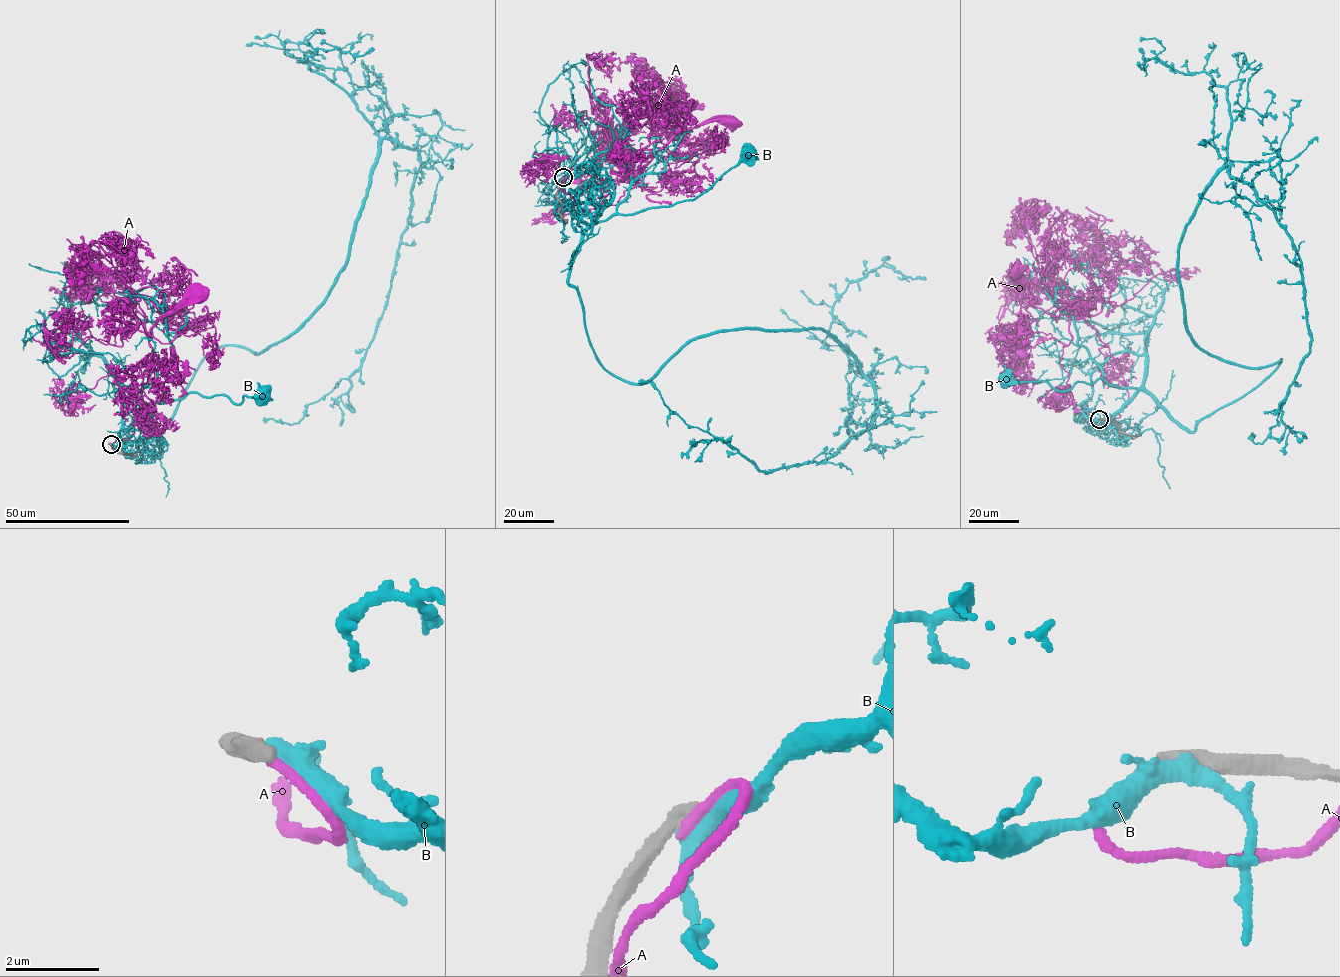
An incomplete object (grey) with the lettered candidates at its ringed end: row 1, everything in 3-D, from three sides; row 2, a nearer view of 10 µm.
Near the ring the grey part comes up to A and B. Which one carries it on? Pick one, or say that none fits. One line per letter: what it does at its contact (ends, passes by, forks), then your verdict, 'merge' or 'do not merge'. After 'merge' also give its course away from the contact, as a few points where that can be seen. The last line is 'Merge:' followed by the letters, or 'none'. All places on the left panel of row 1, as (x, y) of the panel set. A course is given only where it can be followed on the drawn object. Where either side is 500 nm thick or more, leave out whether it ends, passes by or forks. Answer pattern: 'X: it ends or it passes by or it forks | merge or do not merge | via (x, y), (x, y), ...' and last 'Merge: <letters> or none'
A: it ends | do not merge
B: it passes by | do not merge
Merge: none

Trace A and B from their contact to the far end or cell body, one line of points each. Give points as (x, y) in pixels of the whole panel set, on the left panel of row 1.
A: (111, 444), (130, 438), (133, 426), (146, 420), (136, 380), (138, 363), (151, 351), (150, 331), (198, 296)
B: (111, 444), (119, 448), (125, 396), (110, 372), (145, 402), (193, 393), (239, 404), (244, 396), (259, 396)

